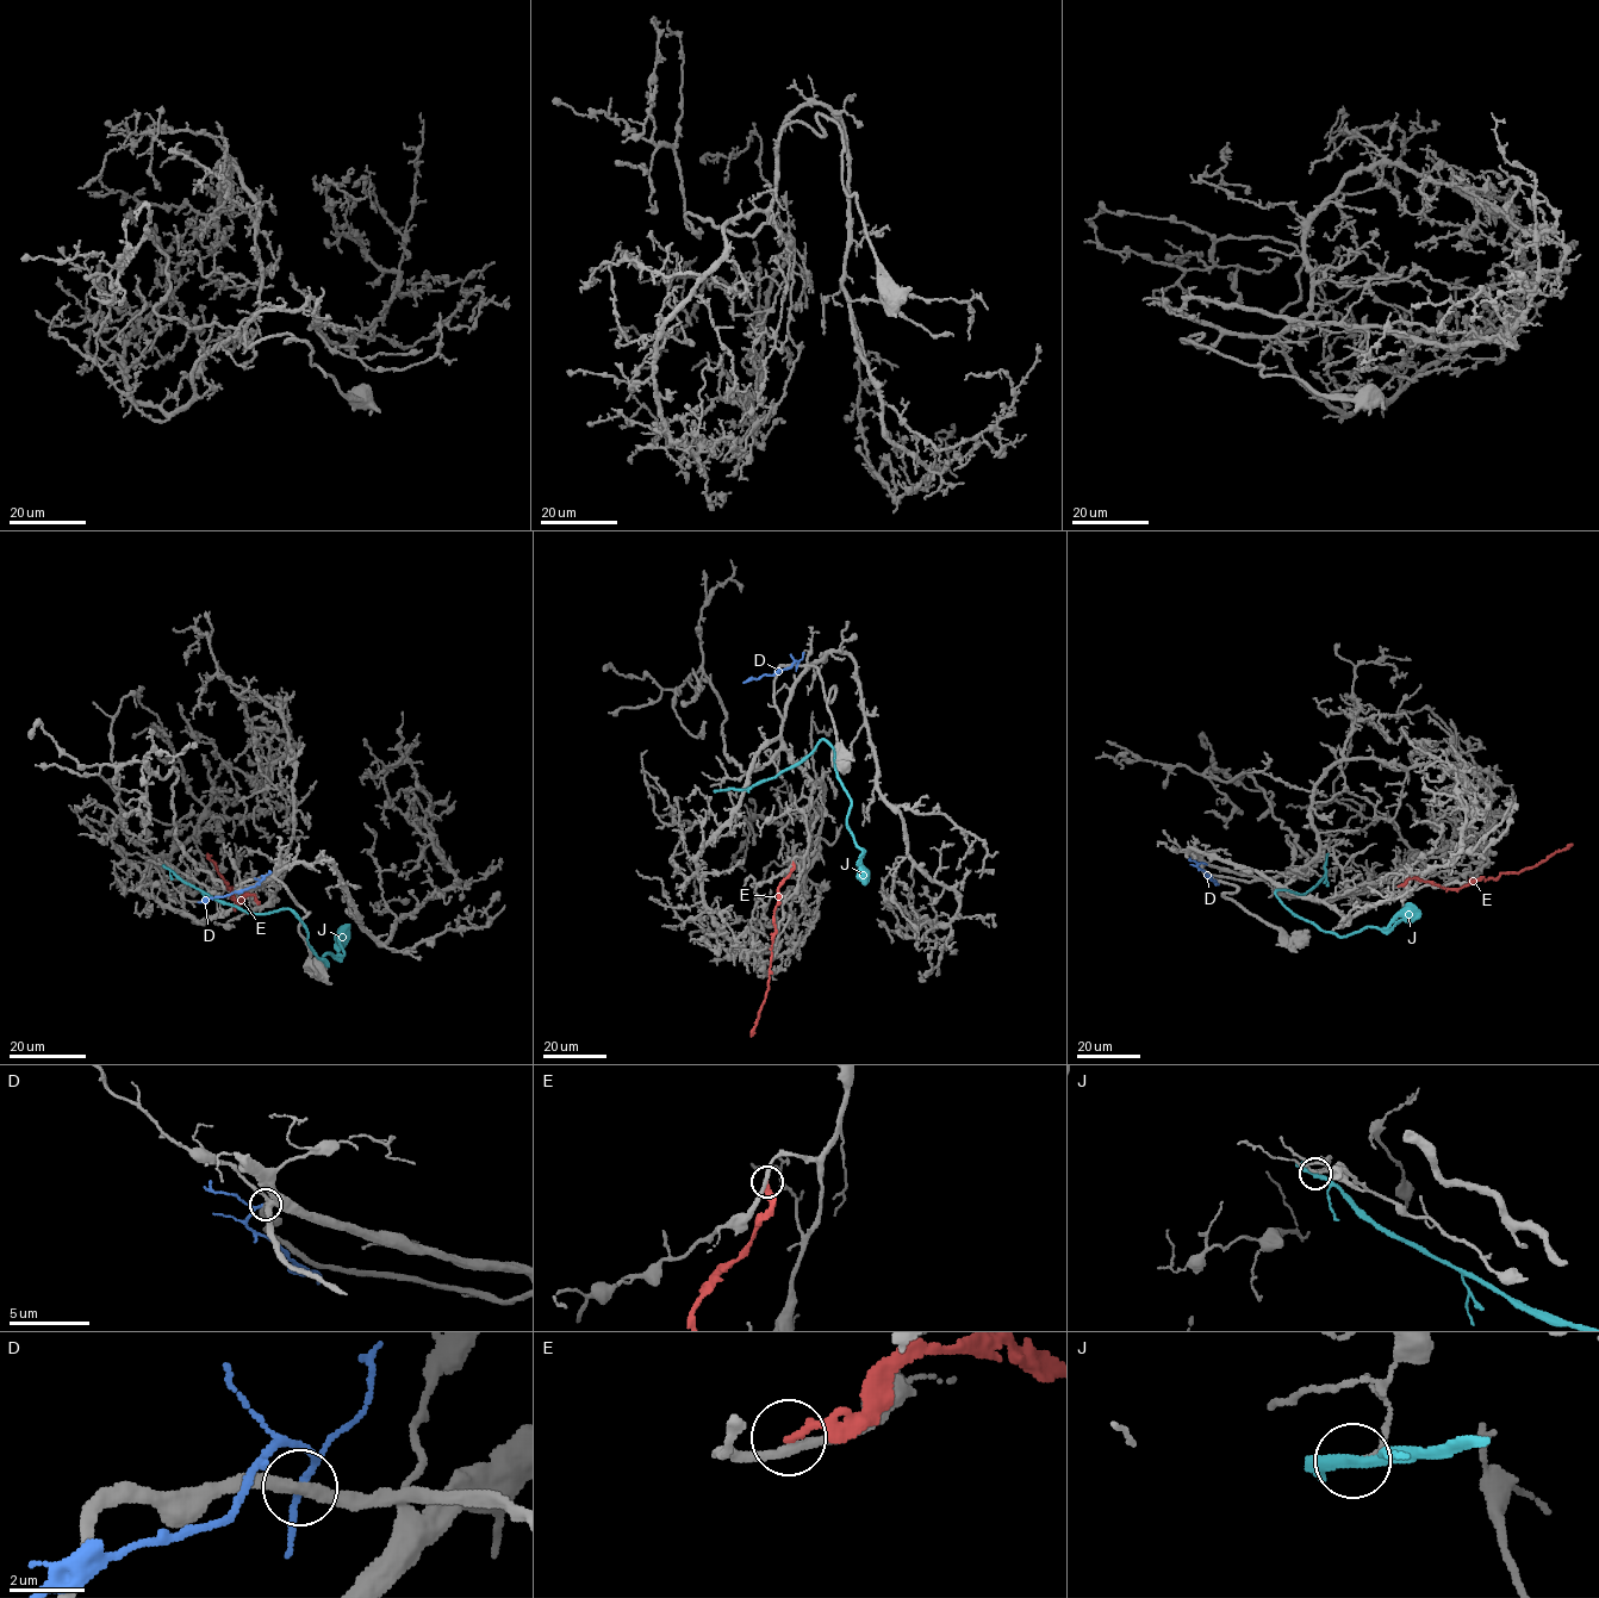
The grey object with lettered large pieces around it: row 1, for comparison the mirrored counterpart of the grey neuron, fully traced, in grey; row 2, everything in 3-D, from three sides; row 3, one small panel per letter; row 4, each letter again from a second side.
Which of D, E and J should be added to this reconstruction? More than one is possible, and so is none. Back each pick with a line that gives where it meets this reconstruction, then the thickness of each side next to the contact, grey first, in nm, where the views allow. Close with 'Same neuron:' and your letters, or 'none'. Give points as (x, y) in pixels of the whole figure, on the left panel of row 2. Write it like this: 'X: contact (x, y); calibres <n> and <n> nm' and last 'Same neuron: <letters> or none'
Same neuron: none

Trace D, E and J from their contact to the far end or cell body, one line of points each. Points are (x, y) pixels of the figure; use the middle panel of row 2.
D: (796, 664), (795, 661), (771, 676), (744, 683)
E: (792, 862), (794, 868), (778, 888), (767, 988), (751, 1036)
J: (717, 790), (775, 777), (823, 739), (850, 800), (847, 826), (864, 850), (865, 883)

